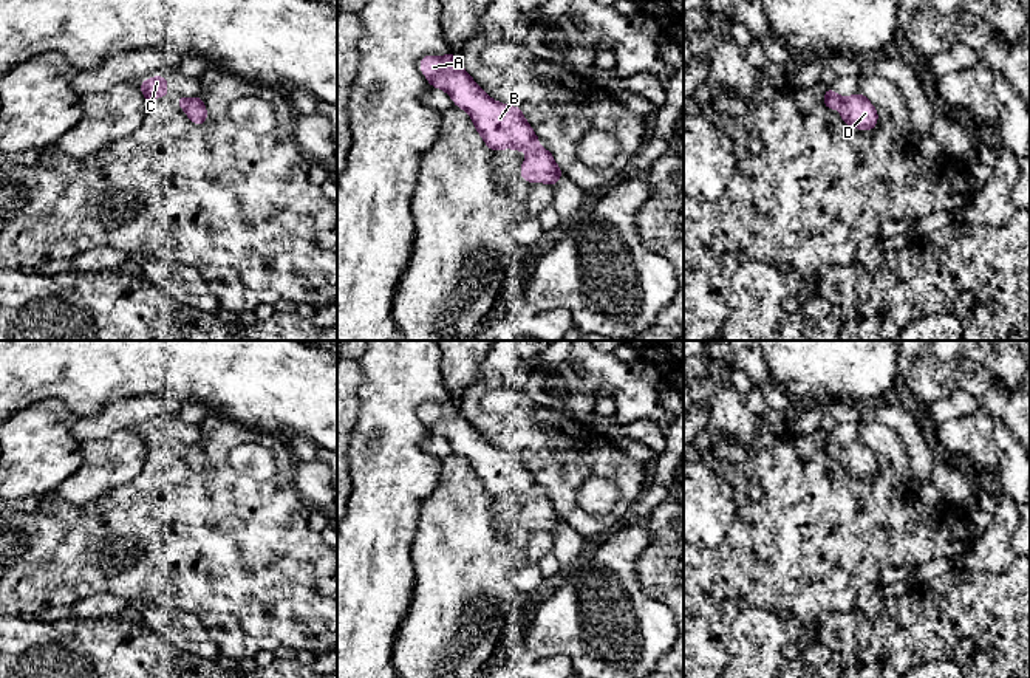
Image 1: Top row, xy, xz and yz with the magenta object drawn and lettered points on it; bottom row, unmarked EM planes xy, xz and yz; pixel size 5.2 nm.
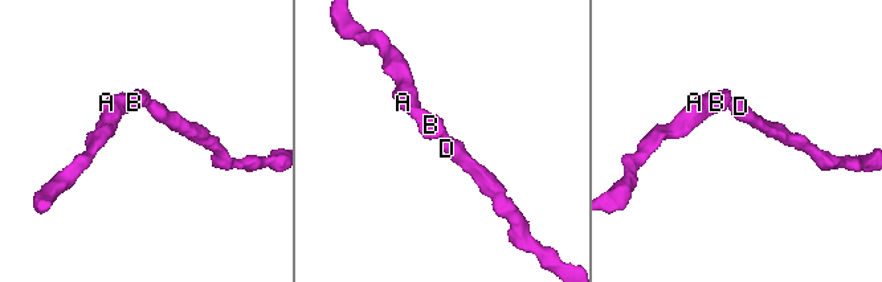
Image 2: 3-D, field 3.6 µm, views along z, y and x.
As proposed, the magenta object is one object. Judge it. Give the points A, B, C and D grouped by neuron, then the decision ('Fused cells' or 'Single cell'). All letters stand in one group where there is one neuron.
Groups: A B C D. Single cell

